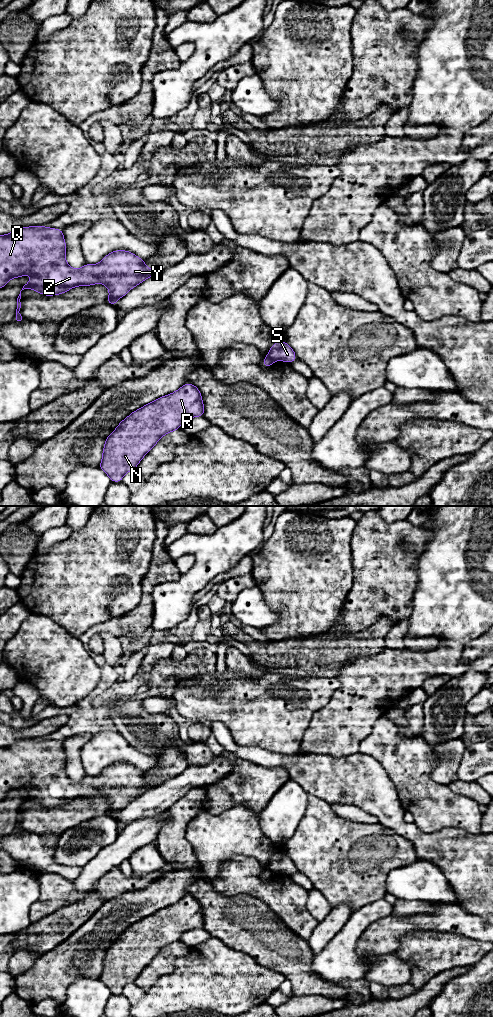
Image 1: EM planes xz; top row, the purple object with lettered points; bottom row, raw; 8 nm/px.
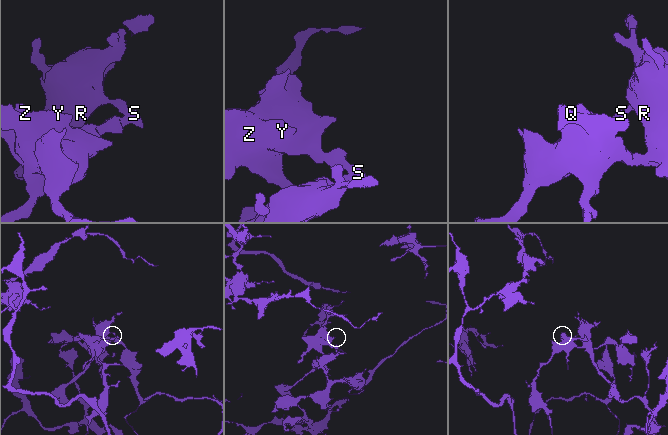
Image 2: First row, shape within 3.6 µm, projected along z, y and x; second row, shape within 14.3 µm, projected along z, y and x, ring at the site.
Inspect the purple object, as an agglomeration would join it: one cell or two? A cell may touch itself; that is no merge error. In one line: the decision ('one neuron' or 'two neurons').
two neurons

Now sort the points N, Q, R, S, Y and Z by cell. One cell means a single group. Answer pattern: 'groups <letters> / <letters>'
groups N R / Q S Y Z

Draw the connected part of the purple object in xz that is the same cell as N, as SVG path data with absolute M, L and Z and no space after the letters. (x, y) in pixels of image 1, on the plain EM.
M185 895L172 906L155 911L152 915L132 924L121 933L105 952L99 980L109 988L112 994L122 994L123 988L127 984L135 982L142 970L163 947L180 941L181 936L186 931L203 928L204 924L205 921L199 901L191 895Z

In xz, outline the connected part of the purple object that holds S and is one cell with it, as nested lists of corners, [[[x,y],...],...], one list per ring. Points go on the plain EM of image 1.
[[[277,853],[274,855],[267,869],[274,873],[281,872],[288,876],[297,871],[294,862],[285,853]]]

